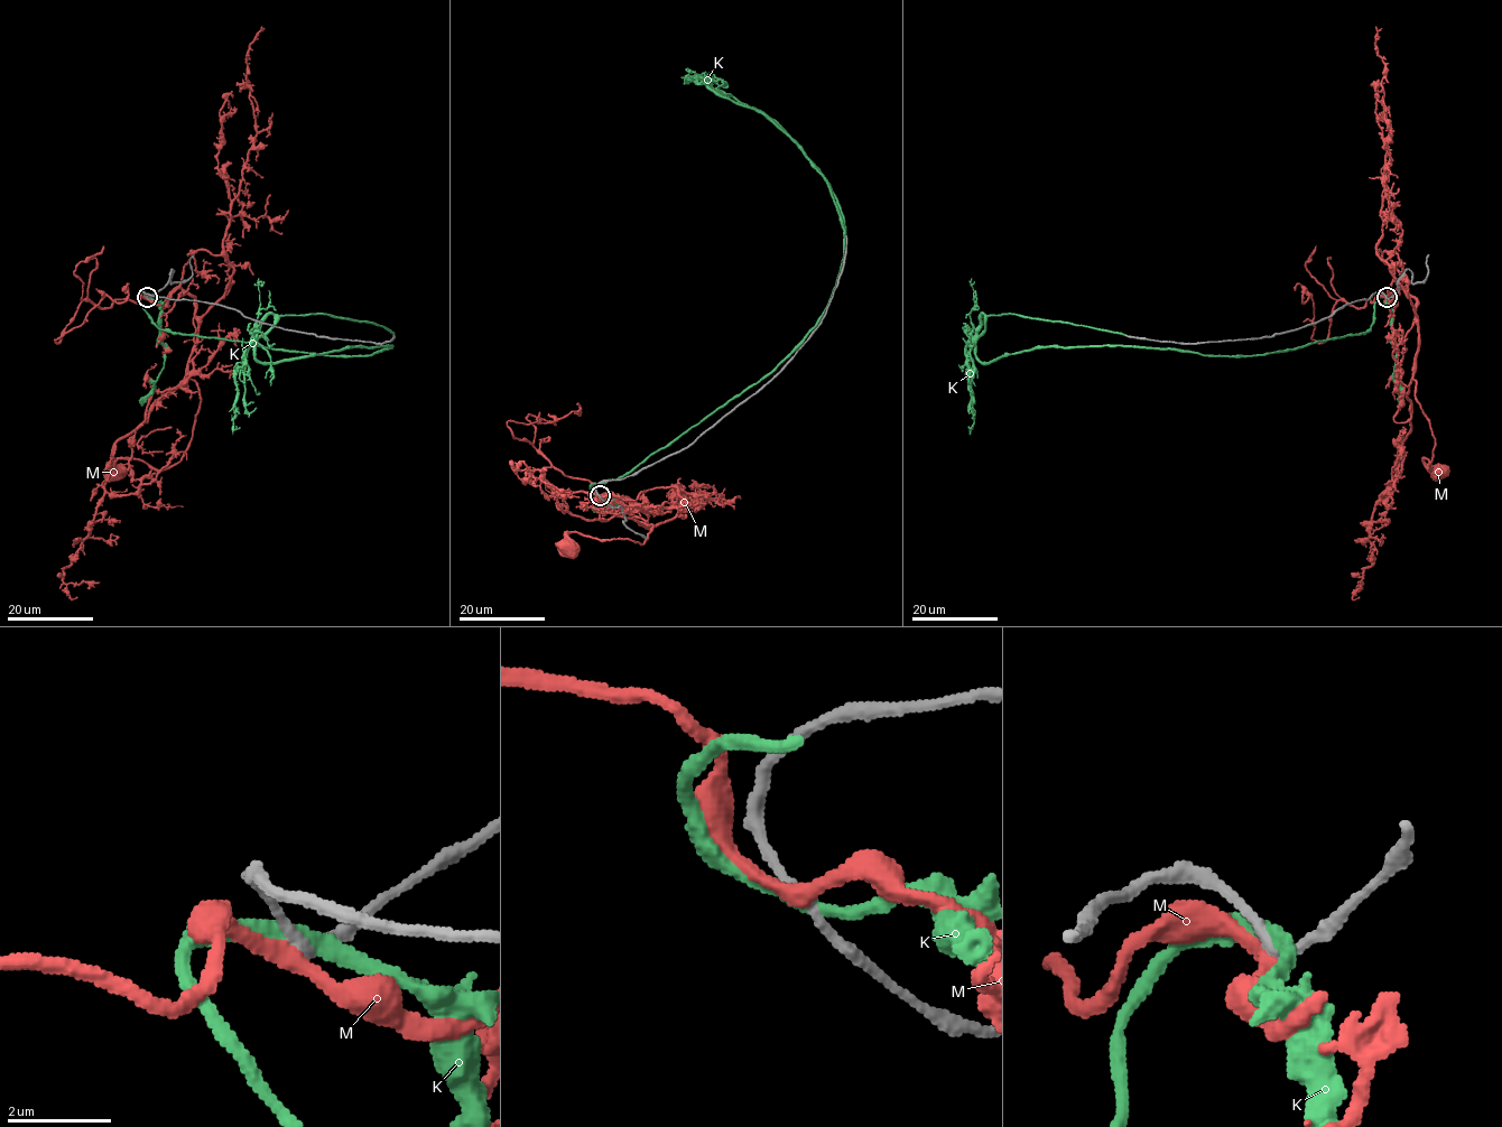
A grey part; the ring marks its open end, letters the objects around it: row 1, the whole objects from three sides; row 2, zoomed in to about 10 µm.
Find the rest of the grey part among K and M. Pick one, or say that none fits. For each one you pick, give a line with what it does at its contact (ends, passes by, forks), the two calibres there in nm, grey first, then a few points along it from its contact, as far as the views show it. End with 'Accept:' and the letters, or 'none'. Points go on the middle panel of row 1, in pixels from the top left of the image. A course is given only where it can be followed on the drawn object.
K: it passes by; calibres 190 and 320 nm; course (600, 495), (773, 369), (840, 271), (825, 177), (707, 85), (799, 146), (846, 235)
Accept: K

